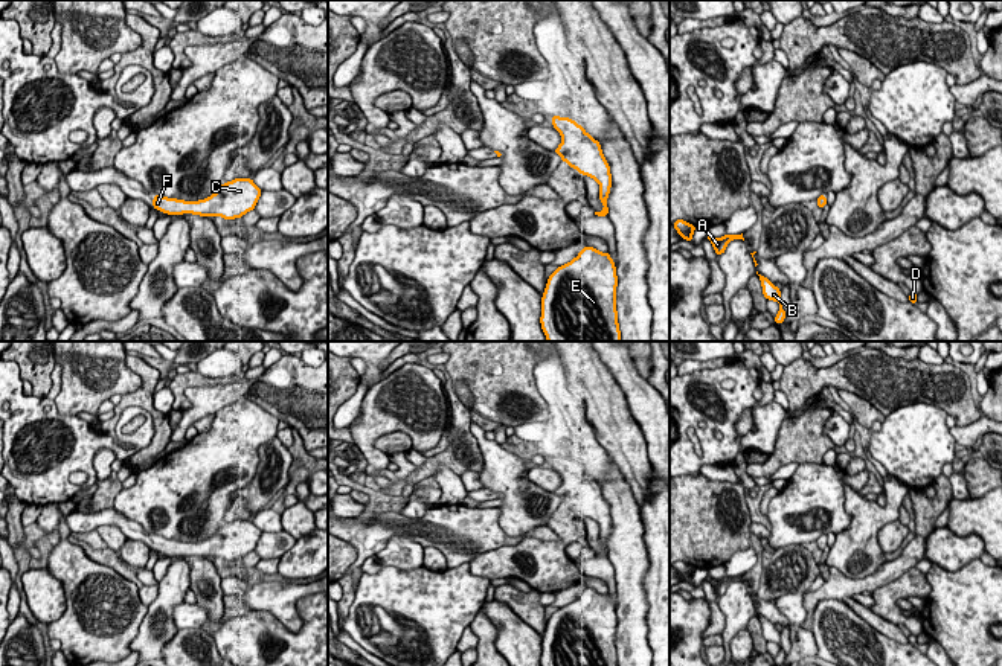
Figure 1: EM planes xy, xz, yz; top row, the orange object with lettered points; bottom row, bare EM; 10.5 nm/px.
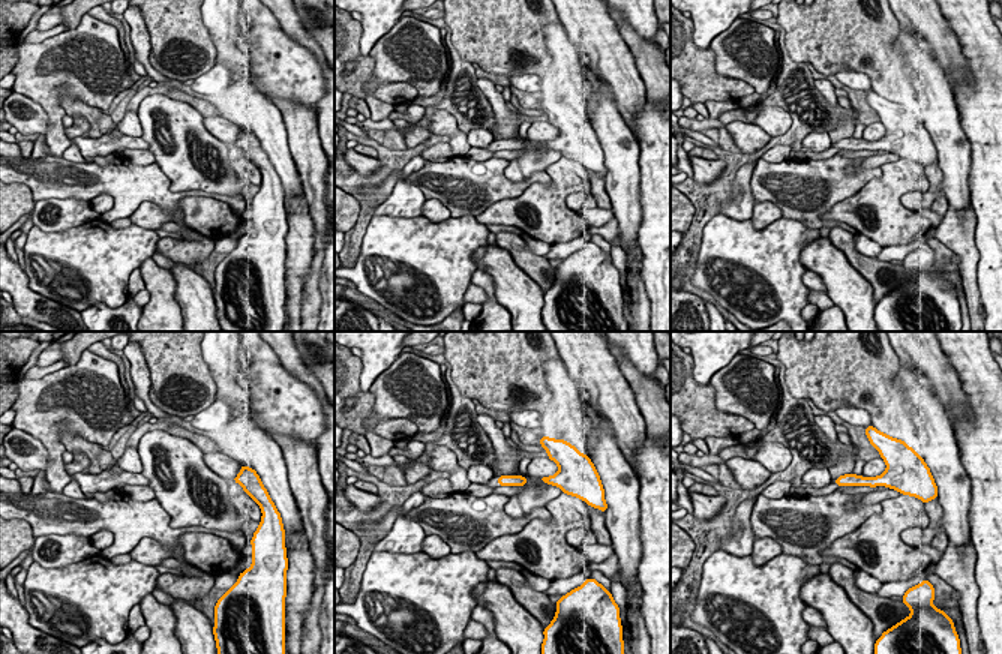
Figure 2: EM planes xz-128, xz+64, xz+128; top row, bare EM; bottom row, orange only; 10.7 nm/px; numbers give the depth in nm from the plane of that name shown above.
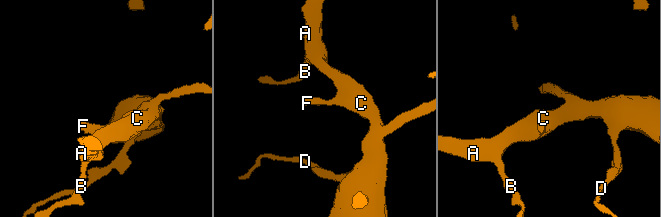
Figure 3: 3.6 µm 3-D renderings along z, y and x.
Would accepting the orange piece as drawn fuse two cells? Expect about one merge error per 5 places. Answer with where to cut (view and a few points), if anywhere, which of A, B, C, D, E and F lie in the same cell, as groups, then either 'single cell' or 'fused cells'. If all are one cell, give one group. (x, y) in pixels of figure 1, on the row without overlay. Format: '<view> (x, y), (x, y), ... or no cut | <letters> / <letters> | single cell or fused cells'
no cut | A B C D E F | single cell

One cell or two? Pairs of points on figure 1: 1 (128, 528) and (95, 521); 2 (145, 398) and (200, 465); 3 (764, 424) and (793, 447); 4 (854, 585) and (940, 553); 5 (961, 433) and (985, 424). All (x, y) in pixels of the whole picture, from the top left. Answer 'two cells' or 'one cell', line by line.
1: one cell
2: two cells
3: two cells
4: two cells
5: one cell

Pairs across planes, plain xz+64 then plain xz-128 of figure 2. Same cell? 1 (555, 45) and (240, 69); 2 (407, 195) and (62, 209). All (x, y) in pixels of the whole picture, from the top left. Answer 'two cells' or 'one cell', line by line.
1: one cell
2: one cell

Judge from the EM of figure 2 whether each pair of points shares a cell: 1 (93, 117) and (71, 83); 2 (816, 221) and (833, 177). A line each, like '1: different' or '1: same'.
1: different
2: same

